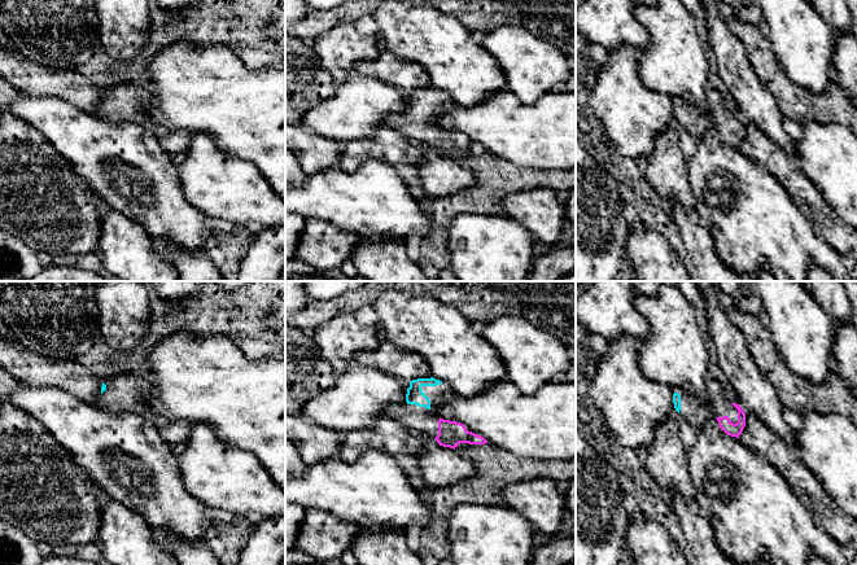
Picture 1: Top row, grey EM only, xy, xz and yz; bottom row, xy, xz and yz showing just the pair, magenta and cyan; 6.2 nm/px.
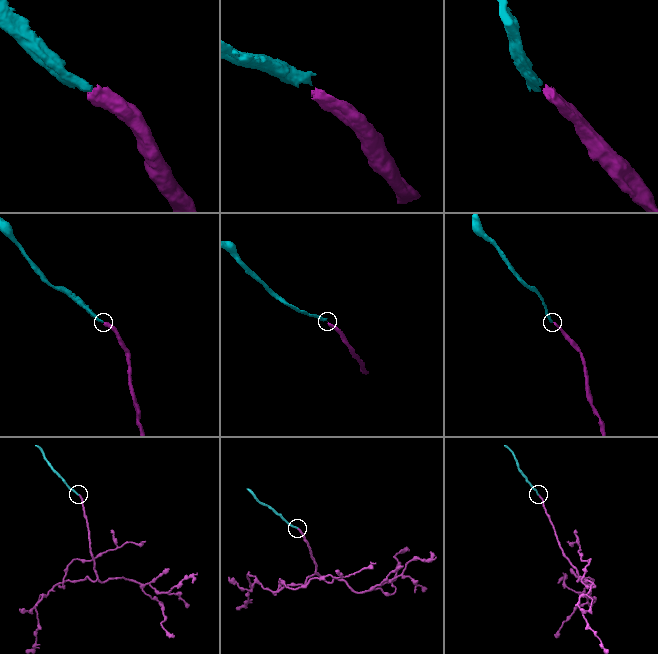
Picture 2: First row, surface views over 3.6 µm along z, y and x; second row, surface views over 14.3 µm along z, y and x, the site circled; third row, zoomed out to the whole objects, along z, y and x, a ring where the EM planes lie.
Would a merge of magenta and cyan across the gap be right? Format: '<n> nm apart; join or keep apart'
90 nm apart; join

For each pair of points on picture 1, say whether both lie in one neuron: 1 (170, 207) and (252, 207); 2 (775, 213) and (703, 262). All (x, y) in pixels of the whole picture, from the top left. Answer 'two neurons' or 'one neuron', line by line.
1: two neurons
2: two neurons

